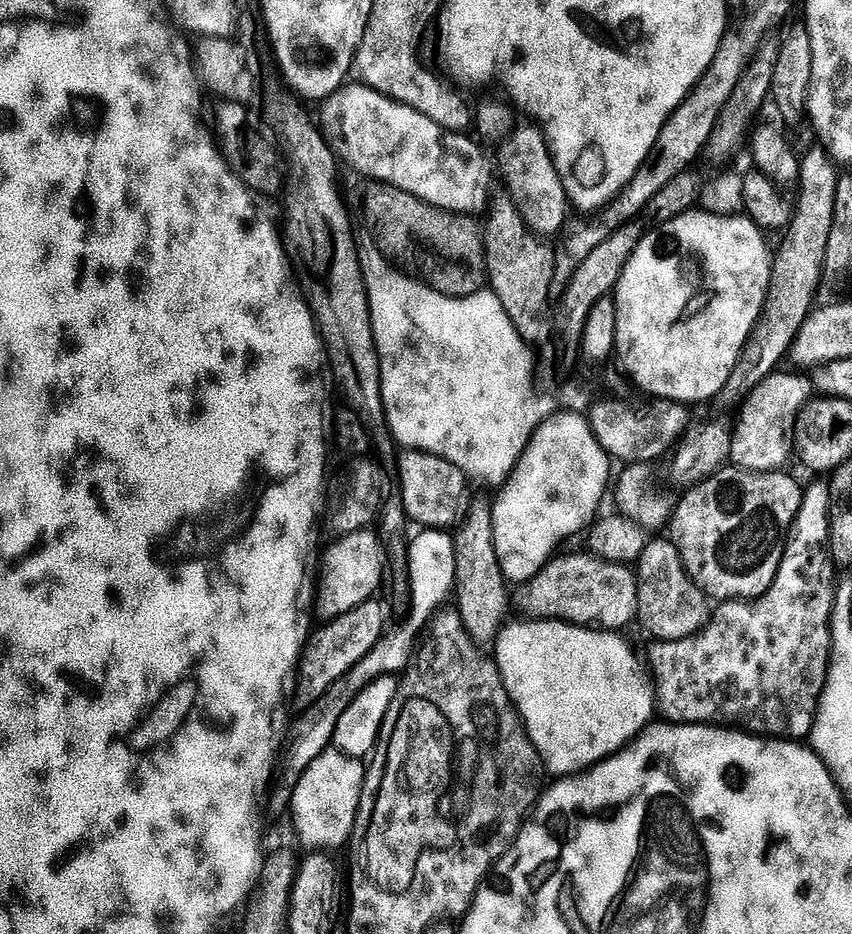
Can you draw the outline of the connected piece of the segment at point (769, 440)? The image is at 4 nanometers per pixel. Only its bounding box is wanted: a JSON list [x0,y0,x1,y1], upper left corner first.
[730,371,814,472]

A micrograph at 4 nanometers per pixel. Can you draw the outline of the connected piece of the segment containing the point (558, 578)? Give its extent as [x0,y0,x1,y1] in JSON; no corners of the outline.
[514,554,638,630]

